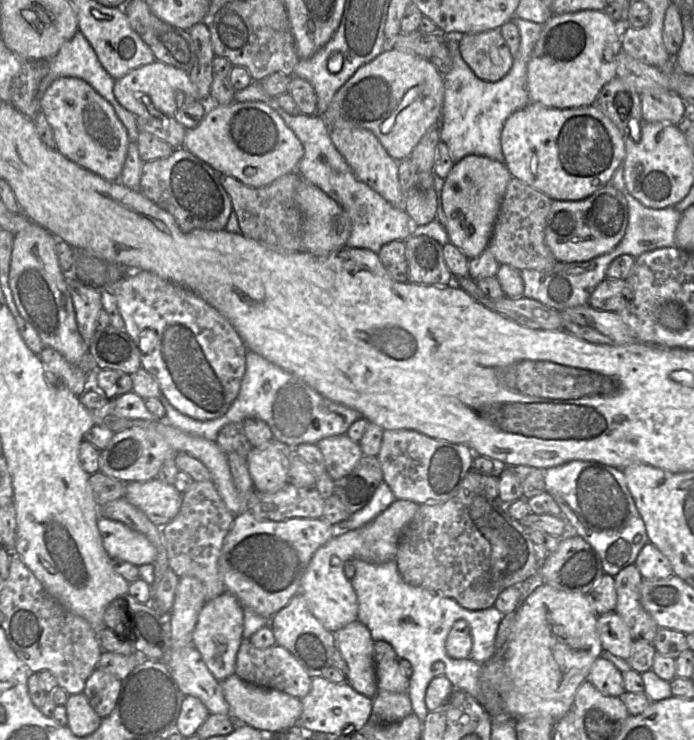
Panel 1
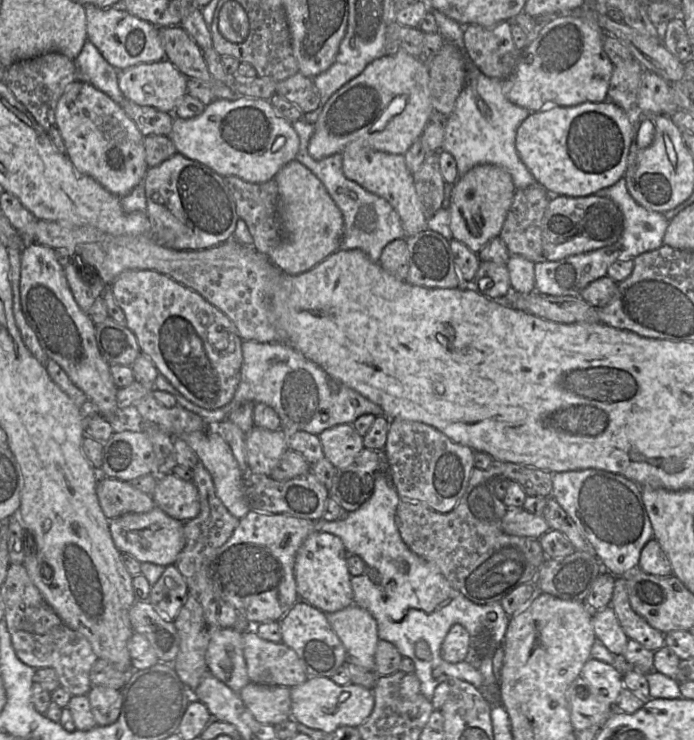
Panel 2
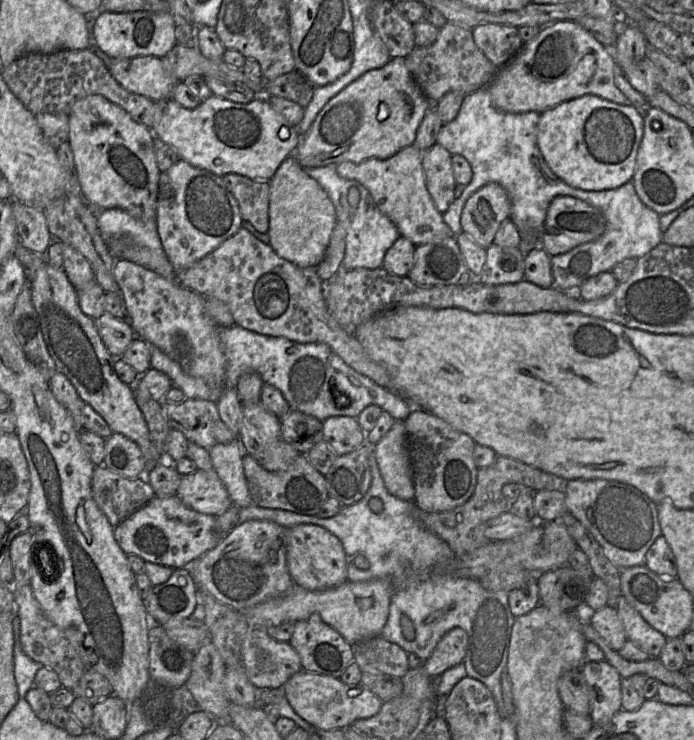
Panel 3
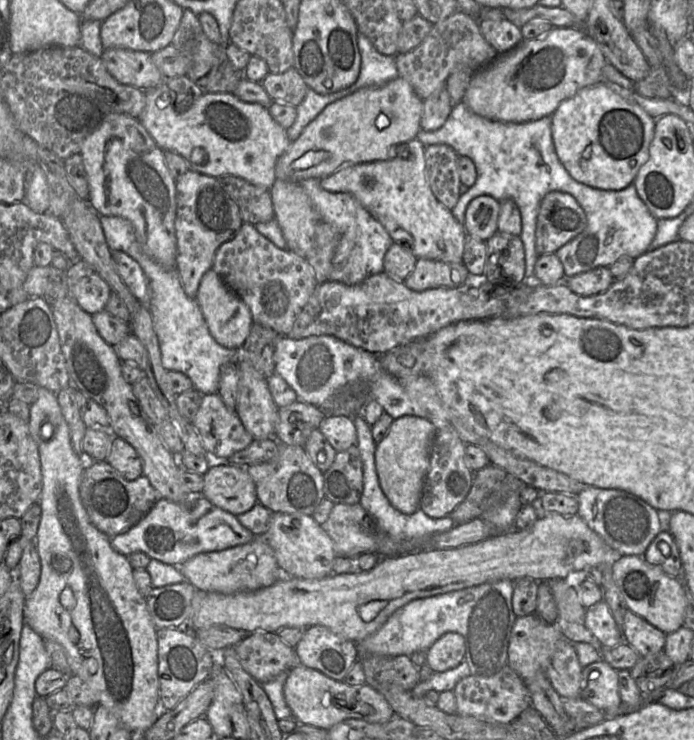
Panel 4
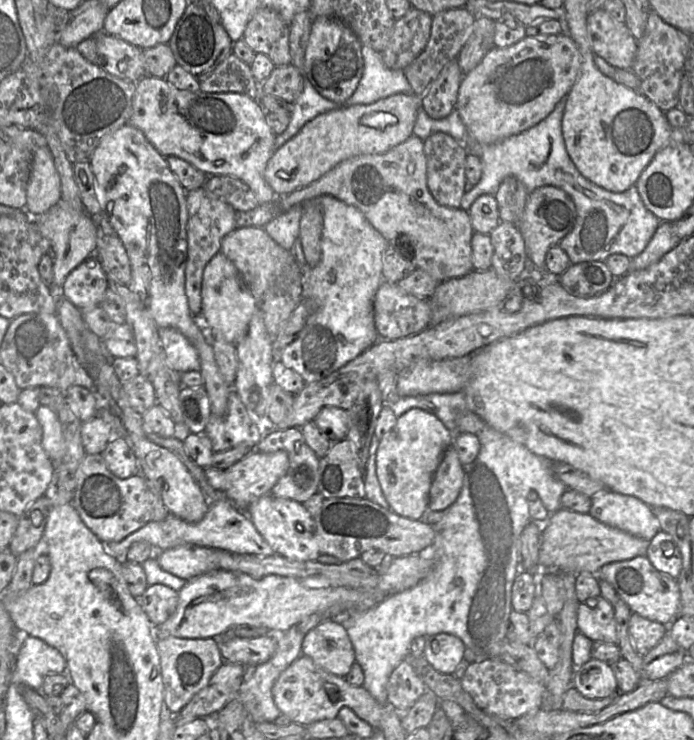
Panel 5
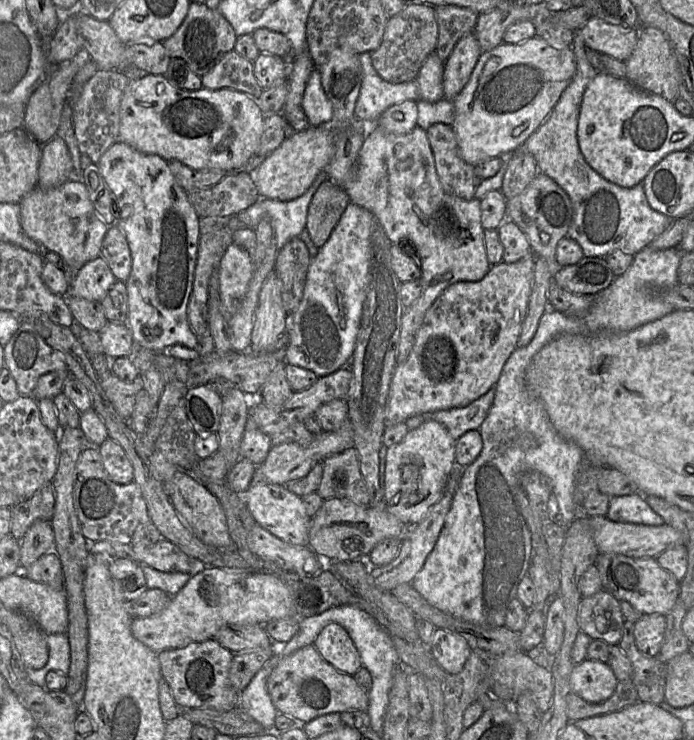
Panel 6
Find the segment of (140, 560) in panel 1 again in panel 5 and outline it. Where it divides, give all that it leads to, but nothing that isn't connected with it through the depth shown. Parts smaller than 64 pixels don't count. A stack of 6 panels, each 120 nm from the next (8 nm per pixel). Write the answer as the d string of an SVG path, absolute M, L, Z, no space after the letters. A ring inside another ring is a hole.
M229 500L210 502L209 509L203 519L197 523L190 523L169 513L162 521L149 521L142 528L128 535L120 541L104 543L107 551L118 559L124 559L127 550L135 542L145 541L159 551L180 545L195 545L221 549L235 554L252 554L271 556L274 553L271 546L257 531L248 515L243 513Z

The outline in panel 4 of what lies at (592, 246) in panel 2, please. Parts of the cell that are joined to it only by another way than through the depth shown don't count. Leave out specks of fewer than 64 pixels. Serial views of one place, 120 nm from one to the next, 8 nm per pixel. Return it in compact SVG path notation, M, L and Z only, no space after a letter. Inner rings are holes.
M561 191L548 192L540 203L537 216L537 254L555 253L580 234L586 224L586 214L571 194Z

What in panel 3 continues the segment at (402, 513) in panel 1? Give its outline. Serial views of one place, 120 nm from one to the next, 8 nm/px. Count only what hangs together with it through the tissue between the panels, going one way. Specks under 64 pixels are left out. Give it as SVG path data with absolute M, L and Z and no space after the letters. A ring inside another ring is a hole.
M299 524L287 528L287 566L295 586L322 591L338 586L347 579L346 555L341 541L330 531L314 524Z

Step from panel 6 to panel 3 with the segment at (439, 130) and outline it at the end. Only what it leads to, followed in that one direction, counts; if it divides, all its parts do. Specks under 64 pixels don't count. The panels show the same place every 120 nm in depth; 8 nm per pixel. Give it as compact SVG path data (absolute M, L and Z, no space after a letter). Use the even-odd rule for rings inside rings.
M434 144L422 155L426 187L441 213L444 213L455 200L456 182L451 158L452 155L438 144Z

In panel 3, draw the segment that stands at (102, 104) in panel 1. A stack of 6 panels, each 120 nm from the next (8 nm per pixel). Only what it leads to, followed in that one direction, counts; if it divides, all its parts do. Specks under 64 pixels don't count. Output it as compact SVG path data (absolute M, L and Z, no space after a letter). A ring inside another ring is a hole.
M89 95L77 100L69 115L68 144L73 153L74 175L85 200L97 210L119 208L142 221L156 220L160 171L154 153L152 130L135 122L118 105L101 95Z

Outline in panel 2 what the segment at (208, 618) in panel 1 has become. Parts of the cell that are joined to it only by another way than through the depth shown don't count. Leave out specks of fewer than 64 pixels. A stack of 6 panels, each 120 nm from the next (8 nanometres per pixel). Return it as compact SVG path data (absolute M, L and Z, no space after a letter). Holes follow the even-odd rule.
M210 628L205 660L208 671L235 693L250 683L243 654L243 634L232 628Z

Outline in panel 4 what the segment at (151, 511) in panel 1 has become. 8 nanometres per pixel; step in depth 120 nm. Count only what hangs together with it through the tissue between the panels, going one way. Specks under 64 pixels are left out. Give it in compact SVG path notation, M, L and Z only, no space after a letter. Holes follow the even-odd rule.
M214 460L203 479L201 495L234 516L258 503L256 486L246 466Z

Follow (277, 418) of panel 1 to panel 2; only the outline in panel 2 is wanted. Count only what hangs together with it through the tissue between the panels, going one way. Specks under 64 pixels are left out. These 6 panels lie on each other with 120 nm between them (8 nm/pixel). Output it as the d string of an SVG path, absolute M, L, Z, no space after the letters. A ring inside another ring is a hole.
M243 340L242 355L240 381L229 404L216 410L206 410L182 395L176 395L176 404L199 415L210 428L216 430L216 426L228 419L228 415L240 405L247 402L264 403L278 414L285 436L296 431L320 435L336 425L353 425L357 418L365 414L385 416L379 405L329 377L319 366L285 343Z

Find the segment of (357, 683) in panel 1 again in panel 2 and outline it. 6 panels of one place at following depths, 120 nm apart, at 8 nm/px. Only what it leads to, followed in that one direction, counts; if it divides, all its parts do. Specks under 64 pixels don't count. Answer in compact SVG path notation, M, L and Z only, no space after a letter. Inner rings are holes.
M353 603L342 610L326 613L326 618L342 642L348 662L374 671L379 636L377 622L372 614Z

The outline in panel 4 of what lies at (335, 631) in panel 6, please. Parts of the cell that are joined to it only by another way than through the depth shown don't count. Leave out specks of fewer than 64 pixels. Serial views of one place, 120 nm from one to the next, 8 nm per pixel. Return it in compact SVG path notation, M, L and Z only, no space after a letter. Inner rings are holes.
M313 625L295 646L295 654L297 663L342 681L358 660L358 647L325 626Z

